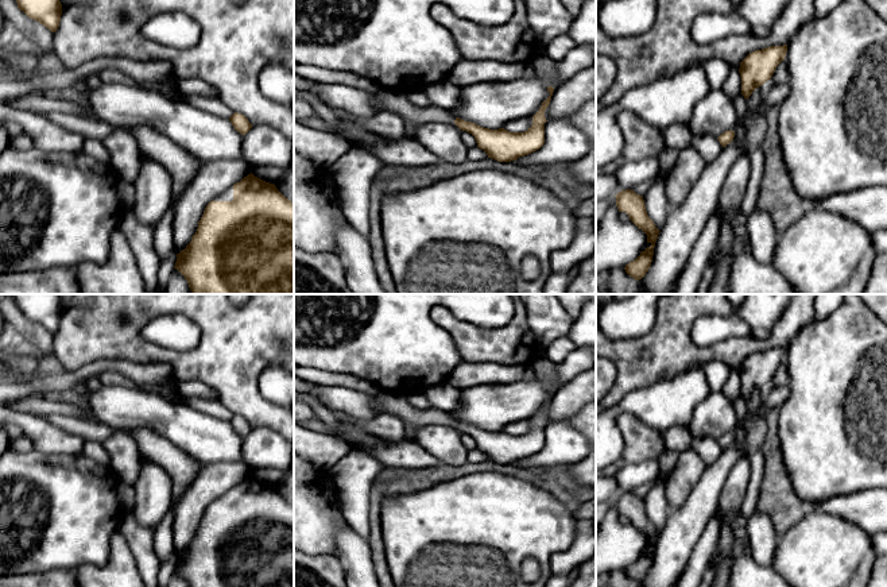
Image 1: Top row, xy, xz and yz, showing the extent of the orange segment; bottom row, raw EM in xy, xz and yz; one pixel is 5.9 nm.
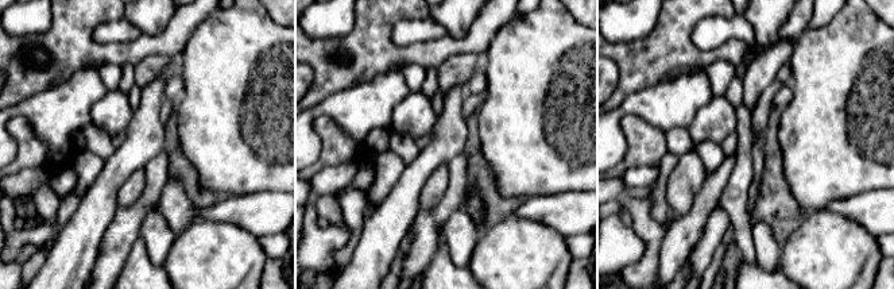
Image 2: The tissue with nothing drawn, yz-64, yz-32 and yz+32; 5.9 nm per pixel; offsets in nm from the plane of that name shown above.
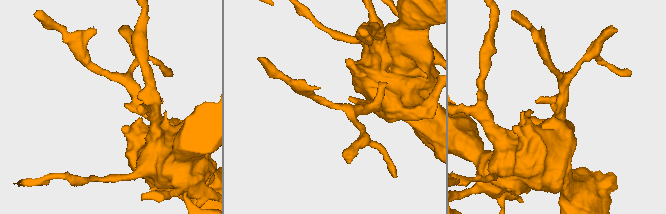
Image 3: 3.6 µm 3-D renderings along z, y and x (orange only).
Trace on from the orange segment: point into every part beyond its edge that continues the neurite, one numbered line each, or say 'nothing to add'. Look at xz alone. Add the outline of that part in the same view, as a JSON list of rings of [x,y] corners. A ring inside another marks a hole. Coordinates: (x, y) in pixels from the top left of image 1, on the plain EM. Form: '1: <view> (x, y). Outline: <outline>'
1: xz (398, 405). Outline: [[[379,393],[377,413],[394,414],[404,424],[412,424],[422,428],[429,424],[454,425],[456,418],[452,413],[441,412],[435,408],[429,410],[415,409],[408,403],[406,394]]]

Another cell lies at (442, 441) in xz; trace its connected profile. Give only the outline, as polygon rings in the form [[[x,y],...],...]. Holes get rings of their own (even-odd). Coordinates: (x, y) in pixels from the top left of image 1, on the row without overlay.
[[[429,424],[417,430],[414,441],[442,464],[461,467],[468,453],[461,436],[454,425]]]

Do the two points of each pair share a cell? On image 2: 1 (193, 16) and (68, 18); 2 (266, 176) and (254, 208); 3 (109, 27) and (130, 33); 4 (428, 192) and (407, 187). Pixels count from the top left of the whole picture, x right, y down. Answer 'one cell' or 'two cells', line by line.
1: one cell
2: two cells
3: one cell
4: two cells

